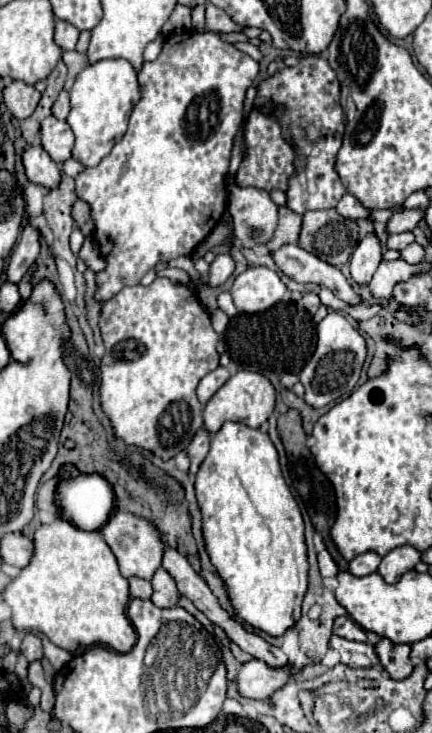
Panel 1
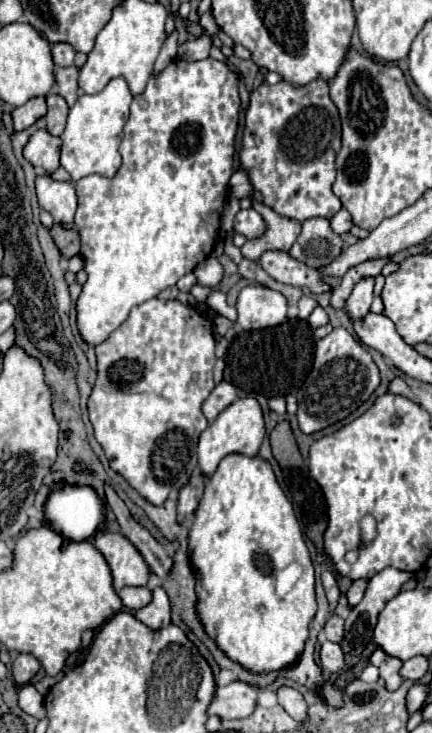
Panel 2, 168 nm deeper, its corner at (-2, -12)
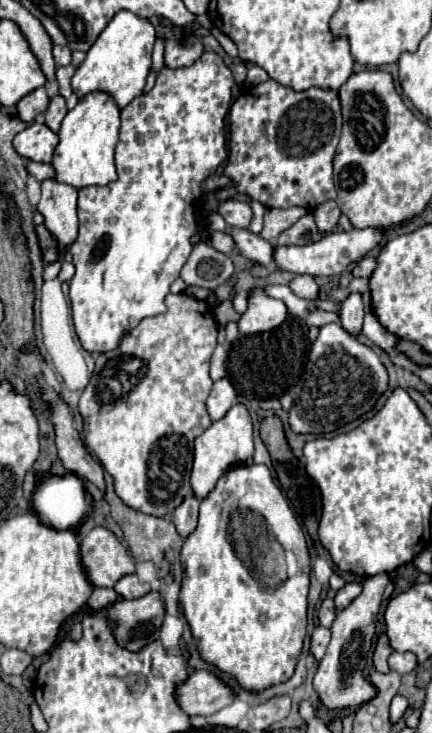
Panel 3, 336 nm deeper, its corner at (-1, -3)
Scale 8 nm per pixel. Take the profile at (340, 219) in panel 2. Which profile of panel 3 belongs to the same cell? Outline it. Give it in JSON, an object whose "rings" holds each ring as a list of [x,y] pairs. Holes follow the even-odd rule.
{"rings":[[[335,201],[321,203],[311,213],[313,213],[317,229],[321,233],[331,233],[337,227],[337,221],[339,221],[339,215],[341,215],[341,211],[339,211],[339,207],[337,207]]]}

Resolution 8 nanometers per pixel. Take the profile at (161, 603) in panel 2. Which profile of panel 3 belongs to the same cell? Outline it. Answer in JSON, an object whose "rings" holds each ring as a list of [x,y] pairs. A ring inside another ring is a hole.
{"rings":[[[151,591],[139,599],[115,601],[103,613],[111,623],[117,645],[135,653],[159,639],[165,607],[159,593]]]}

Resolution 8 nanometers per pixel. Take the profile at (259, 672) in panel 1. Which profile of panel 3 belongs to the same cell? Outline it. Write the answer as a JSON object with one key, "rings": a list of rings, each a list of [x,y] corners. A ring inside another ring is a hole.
{"rings":[[[193,671],[181,685],[177,685],[175,695],[177,705],[189,717],[209,717],[227,707],[231,701],[235,701],[231,689],[209,671]]]}

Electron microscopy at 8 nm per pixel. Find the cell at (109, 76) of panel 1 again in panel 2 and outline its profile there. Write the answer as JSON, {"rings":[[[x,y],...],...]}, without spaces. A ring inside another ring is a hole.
{"rings":[[[112,78],[106,88],[98,94],[82,94],[76,104],[70,108],[68,124],[62,138],[62,156],[60,164],[72,176],[72,182],[100,174],[104,178],[112,178],[120,168],[120,140],[122,128],[130,116],[132,94],[124,78]]]}

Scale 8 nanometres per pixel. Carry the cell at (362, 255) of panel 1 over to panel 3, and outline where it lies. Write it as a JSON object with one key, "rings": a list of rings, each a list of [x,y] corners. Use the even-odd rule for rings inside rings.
{"rings":[[[353,293],[349,295],[347,301],[341,303],[341,327],[357,337],[361,333],[361,325],[363,325],[363,303],[361,303],[361,295],[359,293]]]}

